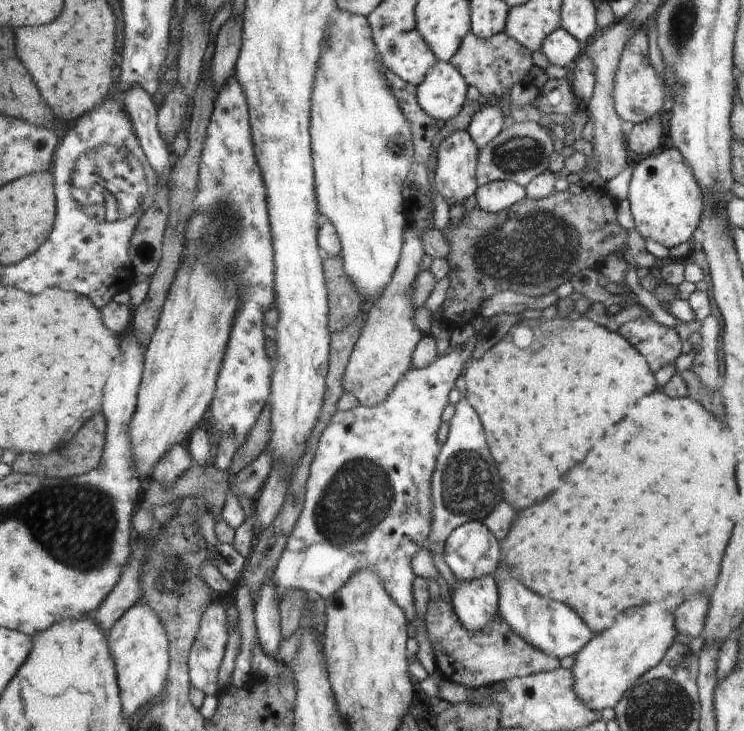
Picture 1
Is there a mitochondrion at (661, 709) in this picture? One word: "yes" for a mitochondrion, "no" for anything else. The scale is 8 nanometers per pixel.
yes

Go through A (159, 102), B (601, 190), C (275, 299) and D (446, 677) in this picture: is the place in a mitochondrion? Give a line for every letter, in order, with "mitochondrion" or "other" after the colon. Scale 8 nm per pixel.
A: other
B: other
C: other
D: other

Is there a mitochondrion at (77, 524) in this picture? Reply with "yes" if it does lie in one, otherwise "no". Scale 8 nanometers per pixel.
yes

